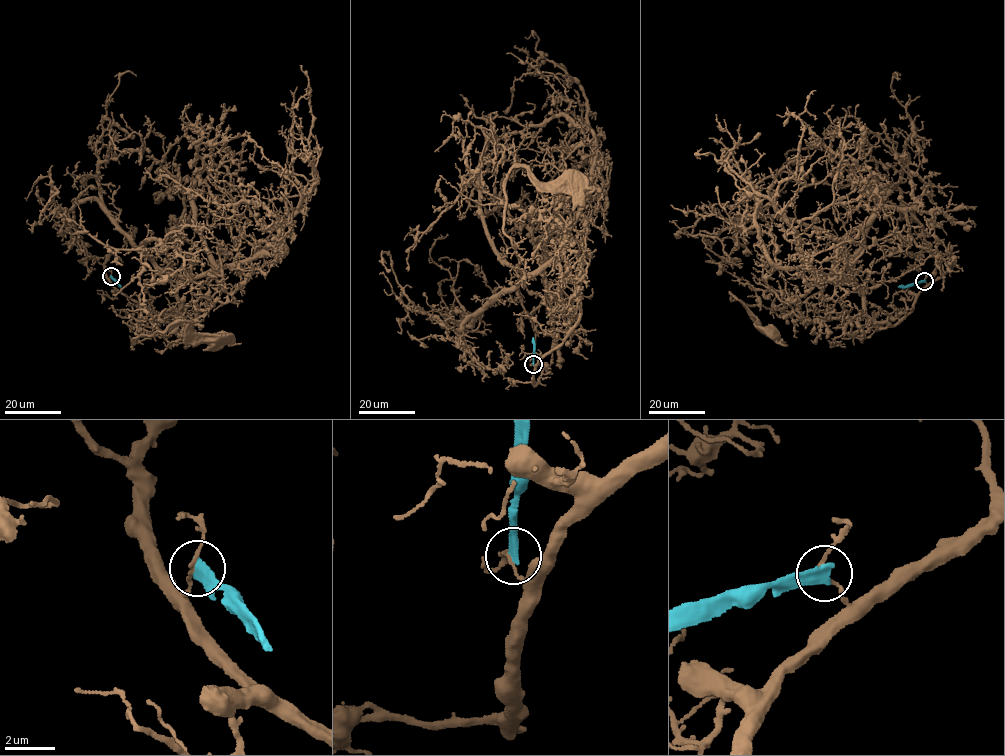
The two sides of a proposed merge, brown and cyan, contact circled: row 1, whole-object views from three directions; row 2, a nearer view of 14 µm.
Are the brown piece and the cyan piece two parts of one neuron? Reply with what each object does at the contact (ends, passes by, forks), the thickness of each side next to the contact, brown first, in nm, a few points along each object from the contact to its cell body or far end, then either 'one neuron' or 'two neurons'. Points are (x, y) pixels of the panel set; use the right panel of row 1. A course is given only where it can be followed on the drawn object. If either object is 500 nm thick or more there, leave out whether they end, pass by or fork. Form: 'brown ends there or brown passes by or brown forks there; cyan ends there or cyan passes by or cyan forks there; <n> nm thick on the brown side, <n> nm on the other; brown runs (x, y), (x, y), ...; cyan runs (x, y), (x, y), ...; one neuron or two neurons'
brown passes by; cyan ends there; 120 nm thick on the brown side, 480 nm on the other; brown runs (924, 281), (909, 314), (888, 325), (866, 312), (852, 270), (786, 317), (730, 293), (769, 332); cyan runs (924, 281), (898, 286); two neurons

